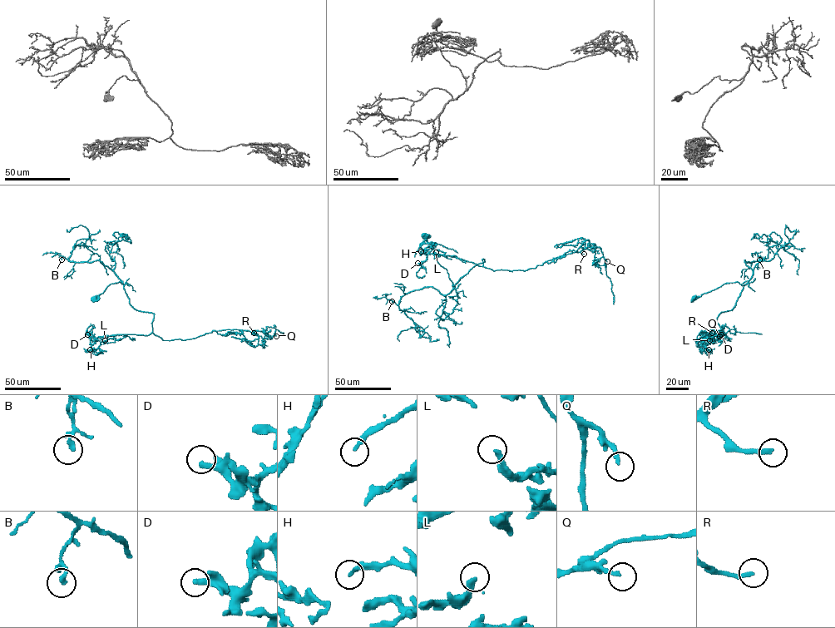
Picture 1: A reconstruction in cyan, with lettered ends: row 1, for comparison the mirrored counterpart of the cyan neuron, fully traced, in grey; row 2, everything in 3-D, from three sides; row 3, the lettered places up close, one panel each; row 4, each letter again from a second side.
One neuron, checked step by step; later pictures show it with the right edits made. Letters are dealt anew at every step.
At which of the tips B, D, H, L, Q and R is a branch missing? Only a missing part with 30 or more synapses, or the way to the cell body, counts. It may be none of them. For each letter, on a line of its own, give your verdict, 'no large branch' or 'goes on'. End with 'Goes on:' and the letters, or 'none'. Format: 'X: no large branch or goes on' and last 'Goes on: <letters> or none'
B: no large branch
D: no large branch
H: no large branch
L: no large branch
Q: no large branch
R: goes on
Goes on: R

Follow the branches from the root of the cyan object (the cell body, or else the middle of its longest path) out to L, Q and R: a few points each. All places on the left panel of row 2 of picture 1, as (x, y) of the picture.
L: (93, 299), (111, 284), (122, 280), (130, 304), (154, 314), (150, 334), (117, 334), (105, 340)
Q: (93, 299), (122, 280), (130, 304), (154, 314), (152, 332), (163, 340), (225, 329), (276, 336)
R: (93, 299), (122, 280), (130, 304), (154, 314), (152, 332), (163, 340), (214, 330), (254, 333)

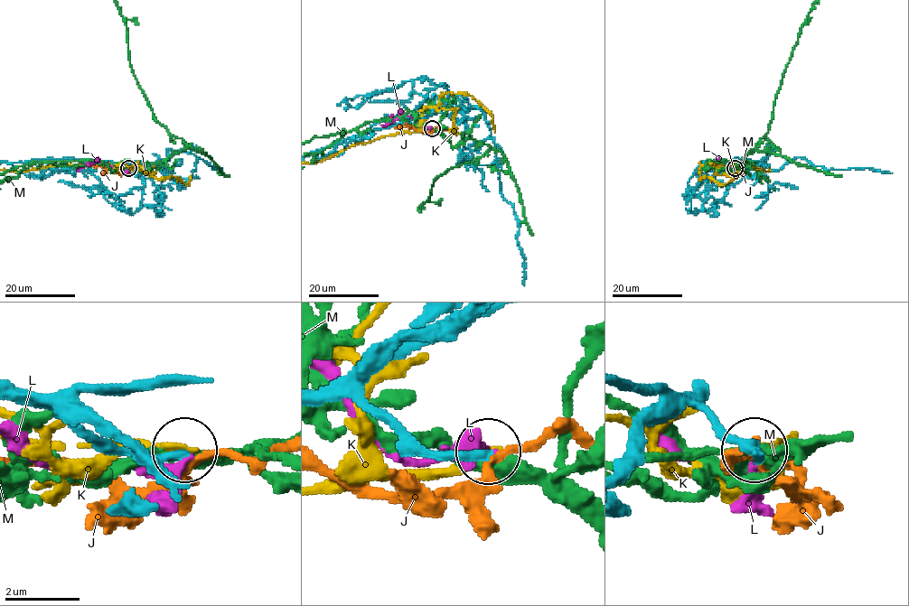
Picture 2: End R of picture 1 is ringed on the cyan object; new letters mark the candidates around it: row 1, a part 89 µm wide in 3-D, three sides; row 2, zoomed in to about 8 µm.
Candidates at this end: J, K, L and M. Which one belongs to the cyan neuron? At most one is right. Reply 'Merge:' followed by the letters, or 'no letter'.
Merge: no letter

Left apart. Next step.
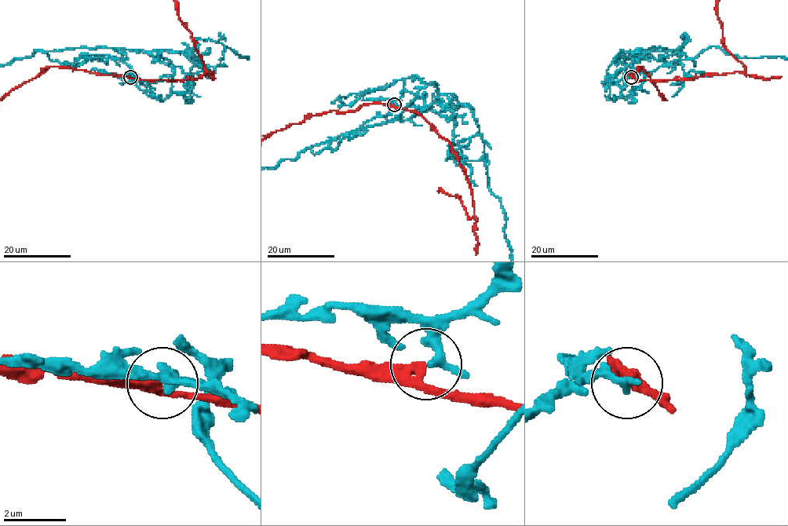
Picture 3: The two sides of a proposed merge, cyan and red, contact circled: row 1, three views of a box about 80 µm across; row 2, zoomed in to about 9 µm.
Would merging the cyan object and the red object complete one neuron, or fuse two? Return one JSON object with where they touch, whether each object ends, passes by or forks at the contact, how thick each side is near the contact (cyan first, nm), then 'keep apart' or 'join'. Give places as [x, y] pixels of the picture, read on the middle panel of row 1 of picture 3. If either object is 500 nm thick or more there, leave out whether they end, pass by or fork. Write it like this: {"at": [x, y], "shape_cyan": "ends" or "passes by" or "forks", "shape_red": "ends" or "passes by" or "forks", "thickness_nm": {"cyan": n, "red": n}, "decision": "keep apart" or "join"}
{"at": [394, 104], "shape_cyan": "passes by", "shape_red": "passes by", "thickness_nm": {"cyan": 240, "red": 280}, "decision": "keep apart"}

